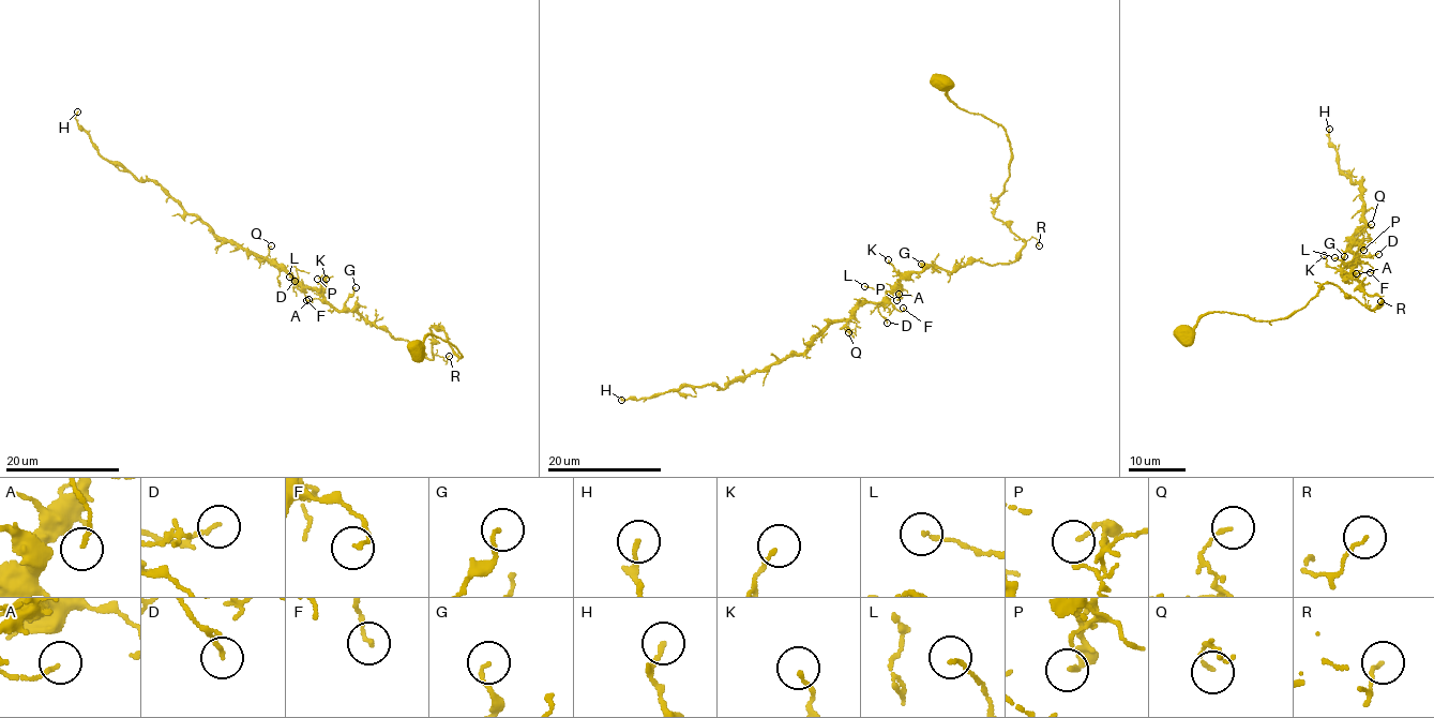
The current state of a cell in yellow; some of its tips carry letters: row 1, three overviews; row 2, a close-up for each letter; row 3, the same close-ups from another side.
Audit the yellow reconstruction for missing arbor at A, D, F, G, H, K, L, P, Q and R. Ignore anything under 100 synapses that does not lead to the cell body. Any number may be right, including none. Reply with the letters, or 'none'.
none

